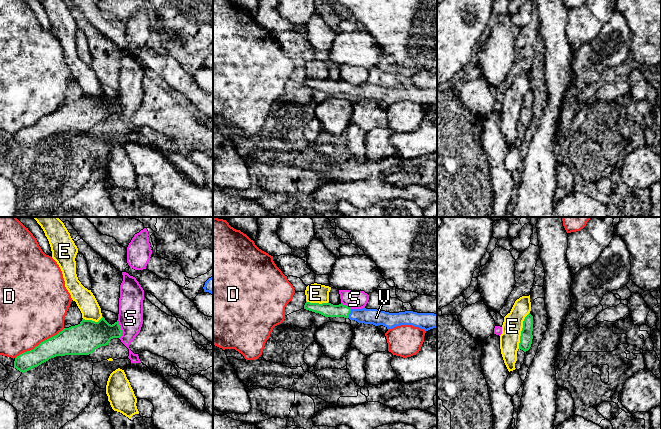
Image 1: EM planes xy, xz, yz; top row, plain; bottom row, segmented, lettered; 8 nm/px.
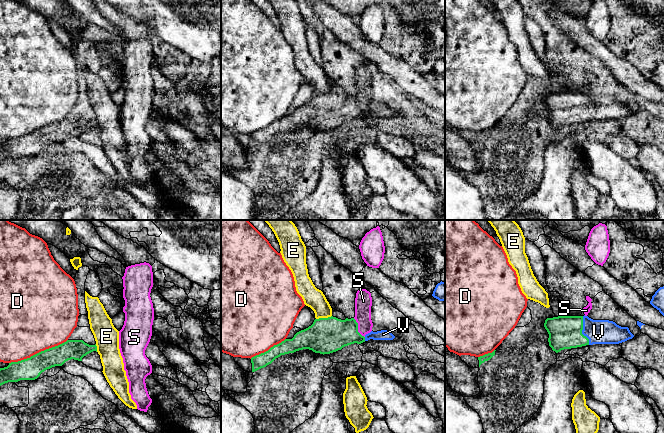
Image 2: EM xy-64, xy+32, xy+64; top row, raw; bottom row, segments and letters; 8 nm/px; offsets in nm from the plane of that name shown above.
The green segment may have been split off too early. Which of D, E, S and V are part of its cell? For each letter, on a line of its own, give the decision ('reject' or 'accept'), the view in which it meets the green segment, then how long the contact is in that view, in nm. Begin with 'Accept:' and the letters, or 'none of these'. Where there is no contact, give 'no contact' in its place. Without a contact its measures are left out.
Accept: V
D: reject; contact in xy; length 460 nm
E: reject; contact in yz; length 300 nm
S: reject; contact in xy; length 150 nm
V: accept; contact in xz; length 80 nm

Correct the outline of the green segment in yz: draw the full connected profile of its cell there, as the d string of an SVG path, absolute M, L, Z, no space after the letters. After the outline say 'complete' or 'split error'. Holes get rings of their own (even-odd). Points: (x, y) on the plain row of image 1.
M529 89L523 97L523 104L521 107L519 119L519 125L523 126L524 128L528 127L531 123L533 115L532 107L533 107L533 92Z | complete

